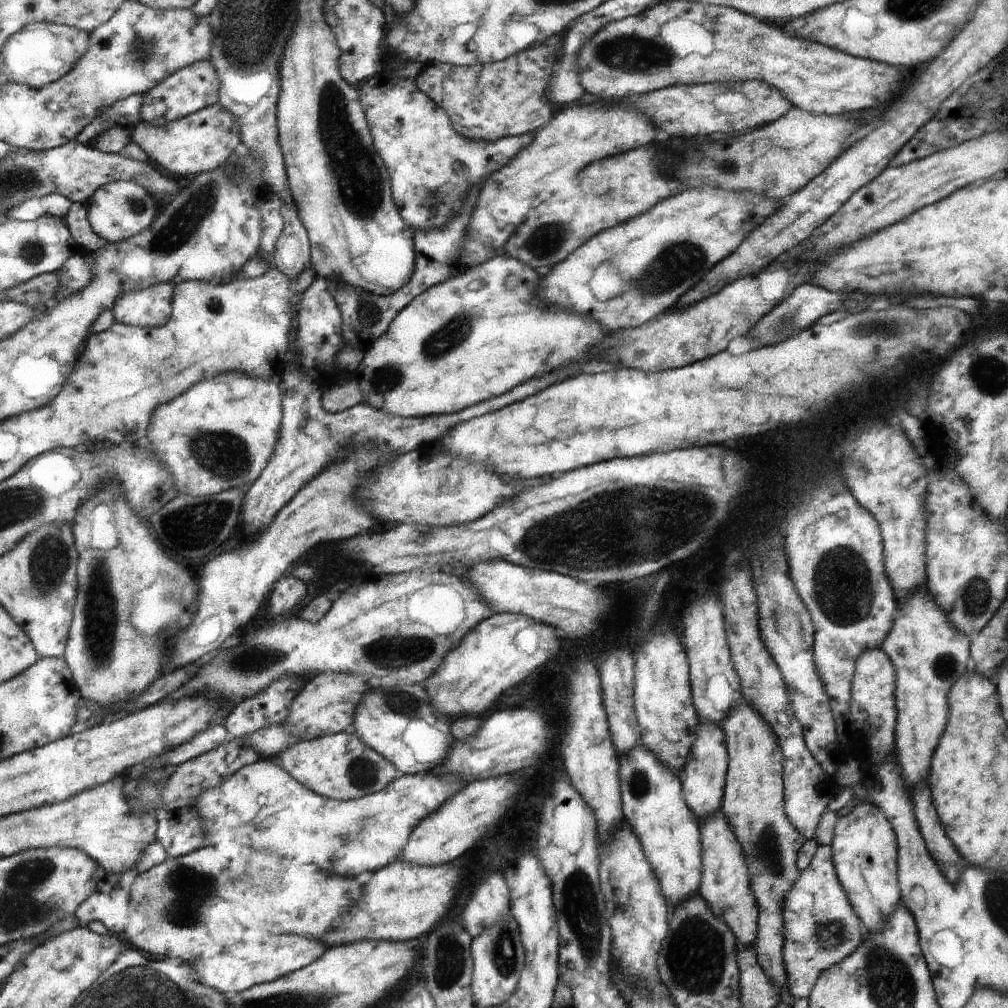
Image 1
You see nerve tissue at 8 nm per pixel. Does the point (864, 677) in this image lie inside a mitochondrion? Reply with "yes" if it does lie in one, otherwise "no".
no

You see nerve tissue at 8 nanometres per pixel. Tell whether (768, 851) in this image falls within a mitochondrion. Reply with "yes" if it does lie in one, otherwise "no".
yes

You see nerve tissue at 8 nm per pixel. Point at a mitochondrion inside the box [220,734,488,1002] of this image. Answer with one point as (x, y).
(448, 960)

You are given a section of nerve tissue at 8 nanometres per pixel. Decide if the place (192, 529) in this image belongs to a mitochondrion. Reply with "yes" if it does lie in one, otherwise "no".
yes

